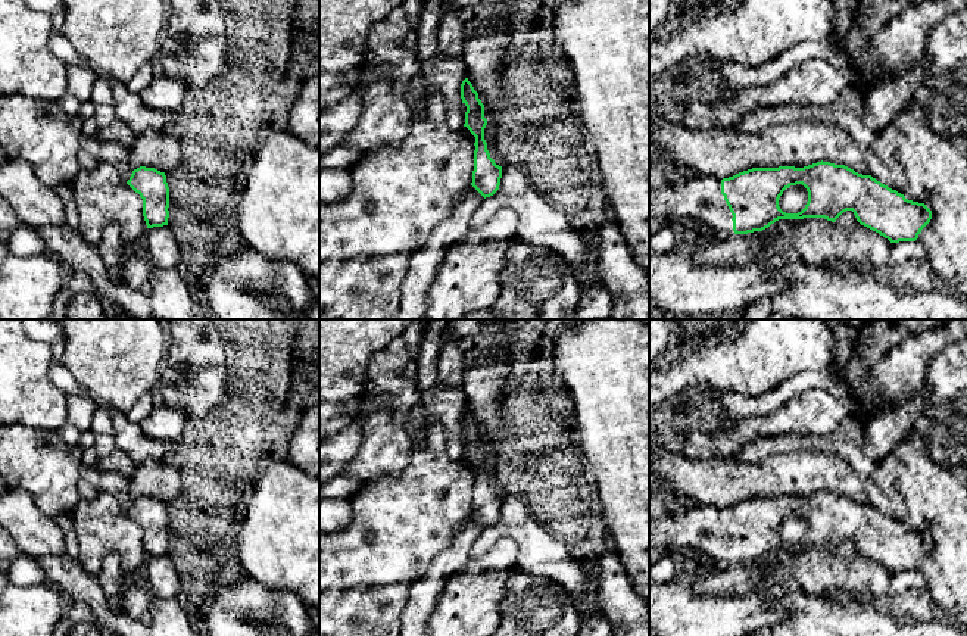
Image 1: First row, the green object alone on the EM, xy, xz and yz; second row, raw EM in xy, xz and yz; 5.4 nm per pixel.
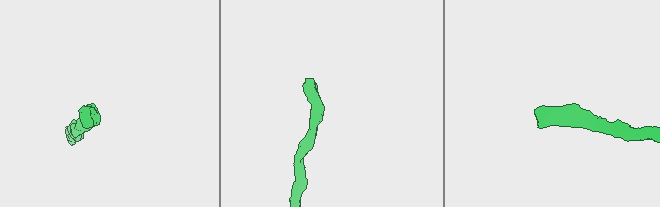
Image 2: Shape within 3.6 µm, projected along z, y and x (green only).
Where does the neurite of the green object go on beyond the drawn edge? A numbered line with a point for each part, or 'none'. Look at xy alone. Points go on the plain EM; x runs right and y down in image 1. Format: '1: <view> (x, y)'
none

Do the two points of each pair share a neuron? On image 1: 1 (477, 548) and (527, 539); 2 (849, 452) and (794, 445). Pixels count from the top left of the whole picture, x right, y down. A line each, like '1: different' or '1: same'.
1: same
2: same

